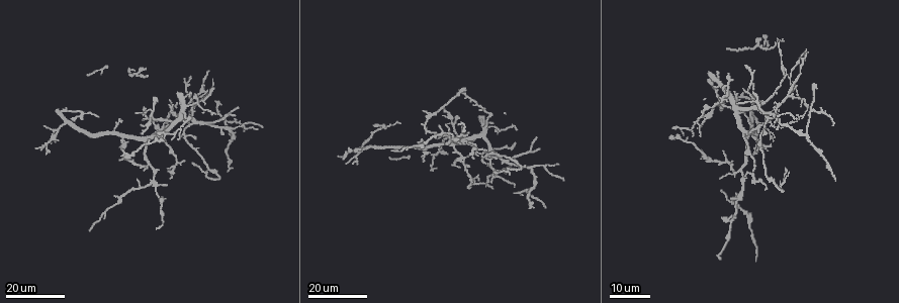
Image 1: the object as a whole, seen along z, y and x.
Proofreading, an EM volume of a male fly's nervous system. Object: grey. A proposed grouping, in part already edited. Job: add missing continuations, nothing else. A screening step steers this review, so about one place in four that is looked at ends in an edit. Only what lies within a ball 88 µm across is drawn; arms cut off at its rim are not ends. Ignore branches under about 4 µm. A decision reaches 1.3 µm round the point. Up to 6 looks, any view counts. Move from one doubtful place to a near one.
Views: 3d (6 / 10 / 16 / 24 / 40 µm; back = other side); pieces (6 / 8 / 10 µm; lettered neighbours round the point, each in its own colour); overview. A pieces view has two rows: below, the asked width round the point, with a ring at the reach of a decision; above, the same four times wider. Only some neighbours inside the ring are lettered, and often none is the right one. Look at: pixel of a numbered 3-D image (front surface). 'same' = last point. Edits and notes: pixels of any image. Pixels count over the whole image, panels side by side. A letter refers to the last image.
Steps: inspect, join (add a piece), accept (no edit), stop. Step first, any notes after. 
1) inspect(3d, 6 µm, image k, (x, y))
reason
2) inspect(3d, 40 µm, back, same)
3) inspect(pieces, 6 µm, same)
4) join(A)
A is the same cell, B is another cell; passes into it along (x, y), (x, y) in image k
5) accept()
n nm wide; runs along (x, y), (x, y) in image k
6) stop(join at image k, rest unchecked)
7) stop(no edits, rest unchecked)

inspect(3d, 24 µm, image 1, (422, 139))
tapers out

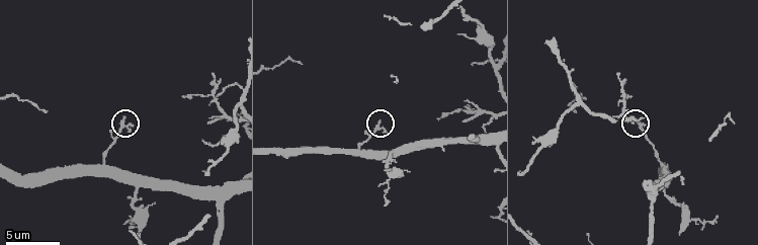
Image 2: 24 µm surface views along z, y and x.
inspect(pieces, 6 µm, image 2, (377, 123))

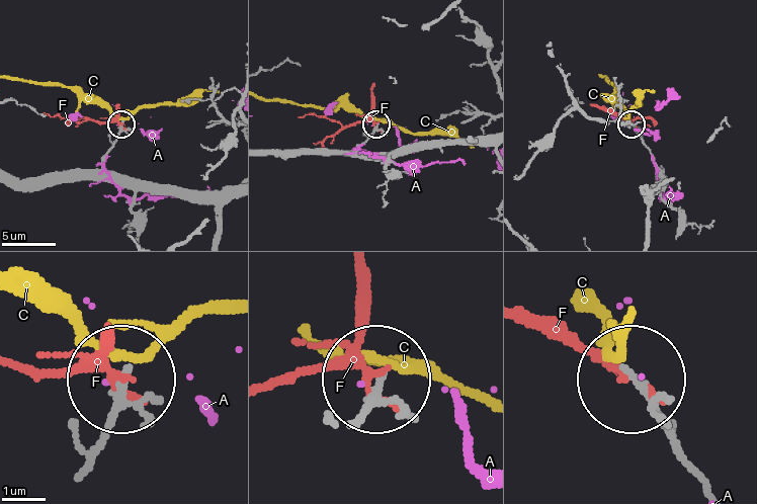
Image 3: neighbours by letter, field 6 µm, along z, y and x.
accept()
A, C and F are other cells; runs along (218, 192), (167, 192), (110, 176), (102, 165), (120, 124) in image 3; none of them fits

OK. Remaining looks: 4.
inspect(3d, 16 µm, image 1, (120, 161))
an open end

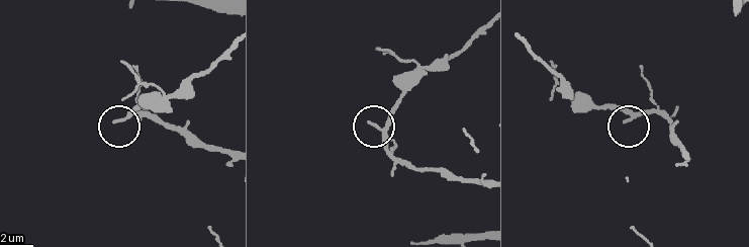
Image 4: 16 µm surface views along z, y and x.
inspect(pieces, 8 µm, image 4, (370, 121))

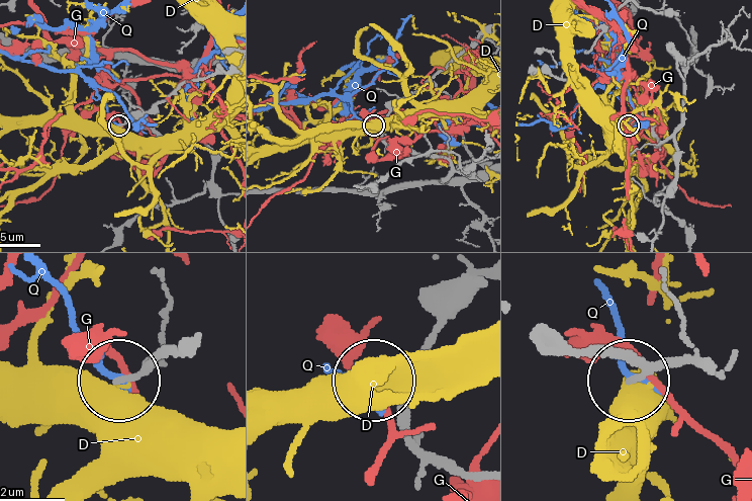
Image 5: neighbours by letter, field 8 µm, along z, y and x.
accept()
D, G and Q are other cells; runs along (707, 370), (666, 359), (628, 382) in image 5; no lettered piece goes on from it

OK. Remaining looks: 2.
inspect(3d, 16 µm, image 1, (167, 186))
free end

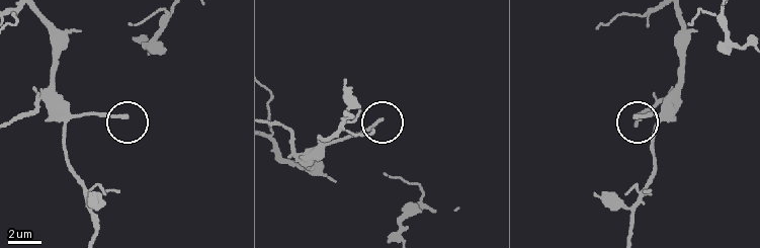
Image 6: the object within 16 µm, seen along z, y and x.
inspect(pieces, 10 µm, image 6, (636, 116))

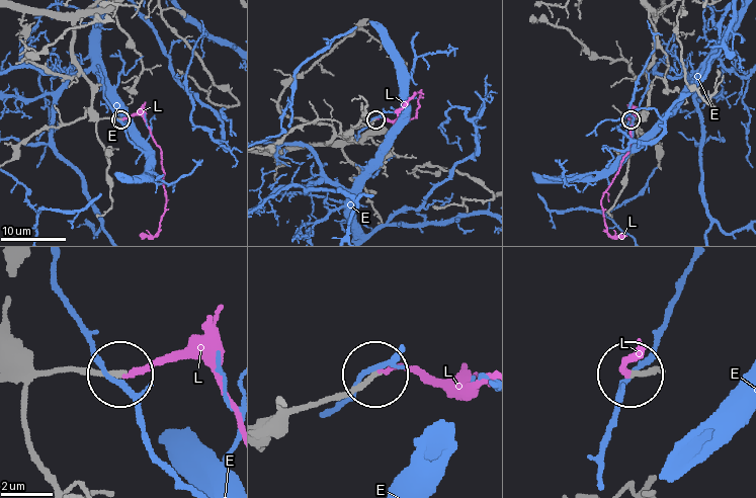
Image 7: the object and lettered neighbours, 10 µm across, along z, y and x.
join(L)
180 nm wide; L is the same cell, E is another cell; it goes on there

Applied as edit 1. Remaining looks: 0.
stop(join at image 7, rest unchecked)

